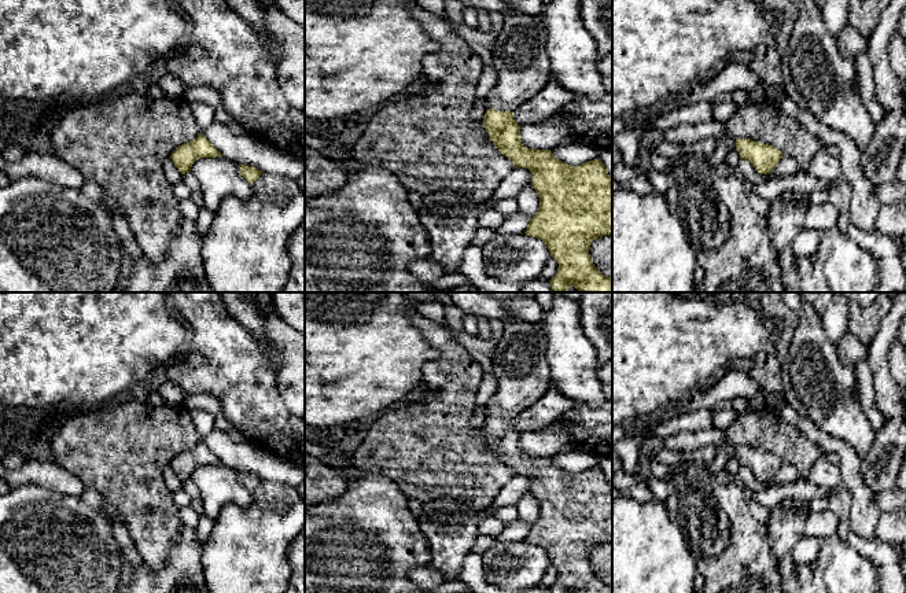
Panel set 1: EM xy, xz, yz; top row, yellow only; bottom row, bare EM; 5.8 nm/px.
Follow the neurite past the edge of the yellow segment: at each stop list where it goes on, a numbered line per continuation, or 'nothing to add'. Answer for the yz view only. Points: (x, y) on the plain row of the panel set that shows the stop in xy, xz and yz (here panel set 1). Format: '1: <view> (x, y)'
1: yz (730, 548)

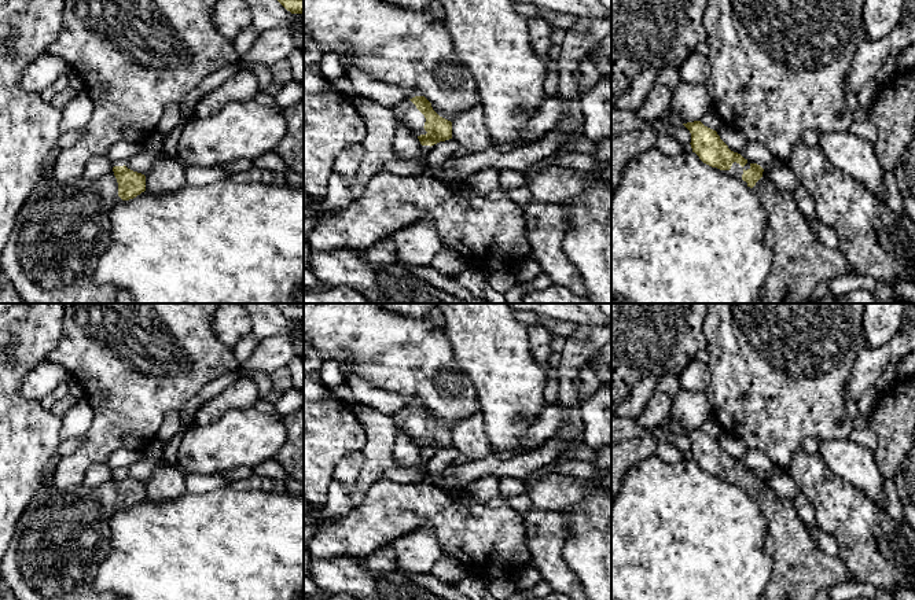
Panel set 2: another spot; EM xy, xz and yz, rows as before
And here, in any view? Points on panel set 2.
1: yz (737, 478)

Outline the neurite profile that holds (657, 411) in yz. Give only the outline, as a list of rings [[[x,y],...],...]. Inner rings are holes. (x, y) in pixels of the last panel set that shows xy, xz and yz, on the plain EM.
[[[665,375],[659,378],[655,393],[650,397],[642,413],[633,420],[647,430],[664,424],[669,420],[673,401],[680,389],[679,376]]]

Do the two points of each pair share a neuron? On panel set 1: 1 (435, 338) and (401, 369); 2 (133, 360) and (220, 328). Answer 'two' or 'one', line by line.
1: two
2: two

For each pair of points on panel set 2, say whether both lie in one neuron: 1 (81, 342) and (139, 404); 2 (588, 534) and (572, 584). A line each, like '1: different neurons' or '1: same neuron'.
1: same neuron
2: different neurons

